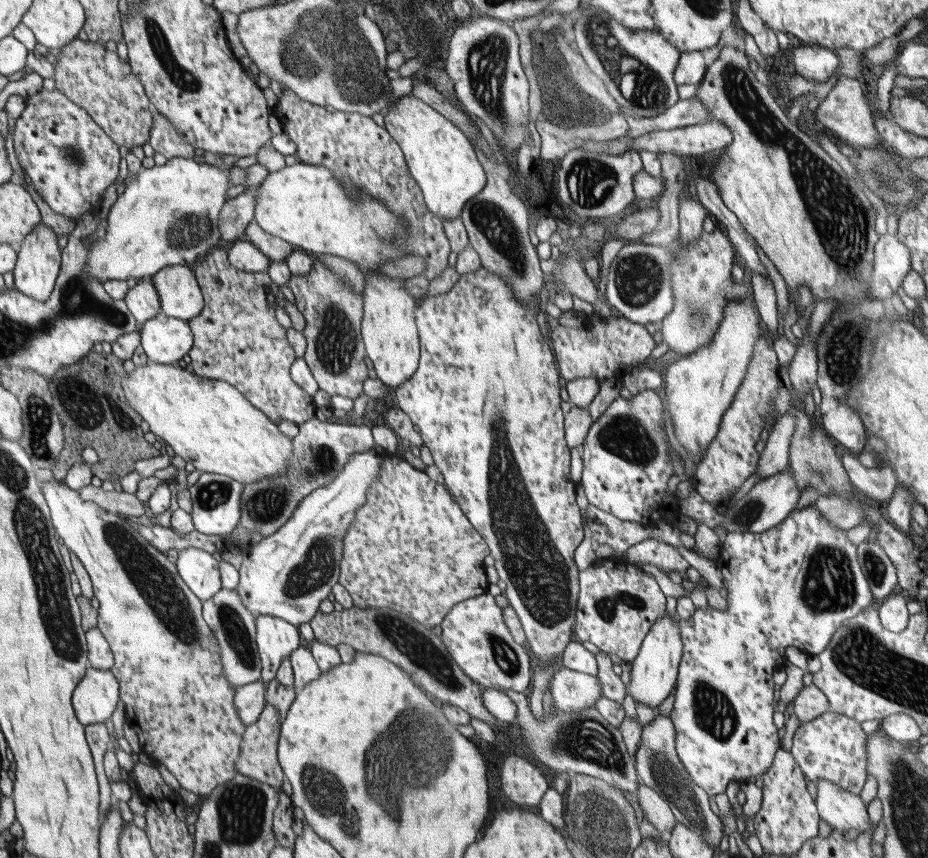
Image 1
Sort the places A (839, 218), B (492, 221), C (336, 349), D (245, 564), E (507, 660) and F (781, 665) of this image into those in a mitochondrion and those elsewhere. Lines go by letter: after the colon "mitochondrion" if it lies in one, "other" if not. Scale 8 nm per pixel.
A: mitochondrion
B: mitochondrion
C: mitochondrion
D: other
E: mitochondrion
F: other

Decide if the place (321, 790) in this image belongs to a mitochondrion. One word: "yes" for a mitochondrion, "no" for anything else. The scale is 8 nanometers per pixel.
yes

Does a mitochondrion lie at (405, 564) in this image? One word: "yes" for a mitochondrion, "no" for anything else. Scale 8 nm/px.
no

